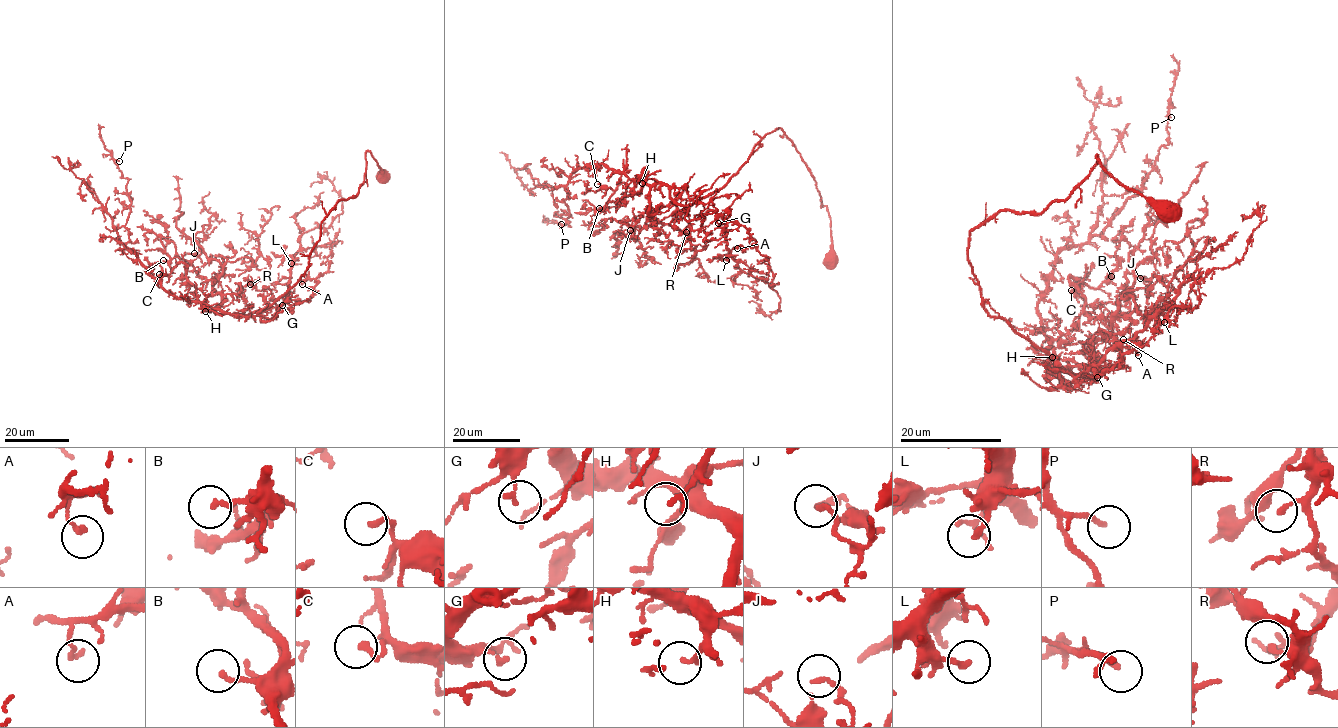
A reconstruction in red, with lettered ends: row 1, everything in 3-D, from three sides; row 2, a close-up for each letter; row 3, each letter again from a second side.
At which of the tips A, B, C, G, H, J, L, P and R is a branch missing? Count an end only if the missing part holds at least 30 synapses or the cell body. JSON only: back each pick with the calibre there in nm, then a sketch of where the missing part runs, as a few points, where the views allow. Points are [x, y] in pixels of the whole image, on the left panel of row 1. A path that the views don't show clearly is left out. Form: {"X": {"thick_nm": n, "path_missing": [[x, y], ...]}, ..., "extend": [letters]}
{"extend": []}

